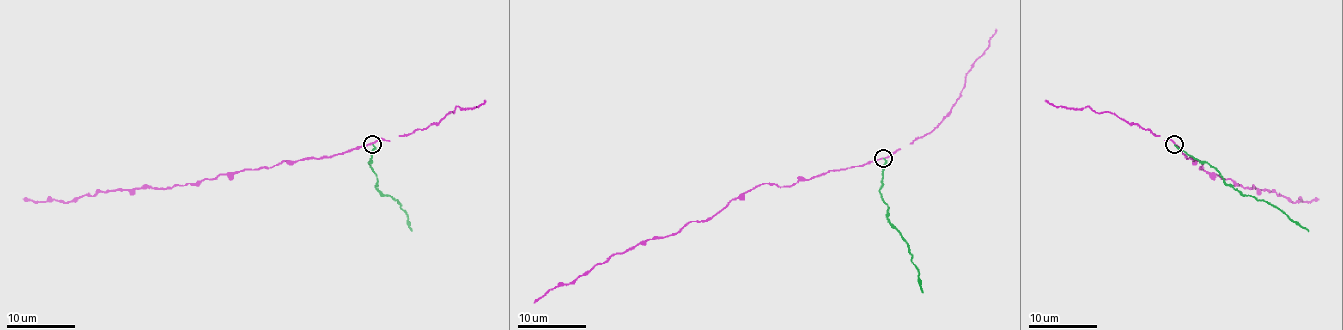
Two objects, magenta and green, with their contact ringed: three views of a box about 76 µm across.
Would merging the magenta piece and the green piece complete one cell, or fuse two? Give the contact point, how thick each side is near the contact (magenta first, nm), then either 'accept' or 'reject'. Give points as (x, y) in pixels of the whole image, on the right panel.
(1174, 144) | 180/180 nm | reject

